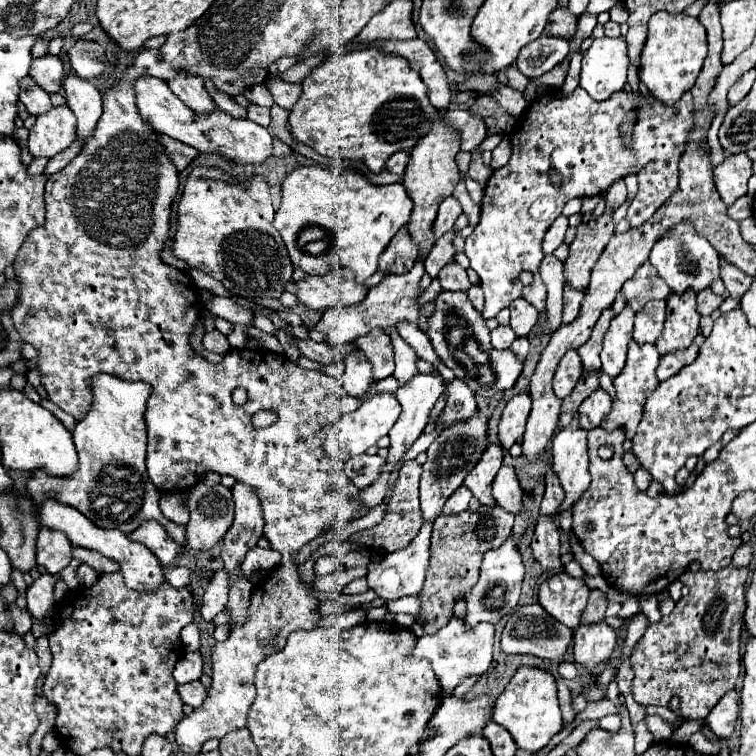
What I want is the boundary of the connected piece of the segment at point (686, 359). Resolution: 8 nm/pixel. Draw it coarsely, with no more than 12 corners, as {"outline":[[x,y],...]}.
{"outline":[[693,343],[661,357],[657,367],[659,381],[679,373],[699,355]]}

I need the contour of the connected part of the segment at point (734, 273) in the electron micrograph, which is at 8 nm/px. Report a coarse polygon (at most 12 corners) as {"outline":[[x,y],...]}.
{"outline":[[721,261],[721,279],[737,301],[747,293],[753,277]]}

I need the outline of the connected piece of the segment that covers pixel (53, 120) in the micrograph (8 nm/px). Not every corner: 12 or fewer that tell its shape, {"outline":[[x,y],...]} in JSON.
{"outline":[[67,105],[37,117],[29,129],[33,157],[55,157],[73,139]]}

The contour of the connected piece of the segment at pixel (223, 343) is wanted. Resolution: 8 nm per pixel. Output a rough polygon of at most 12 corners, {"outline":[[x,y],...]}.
{"outline":[[219,331],[205,333],[203,347],[225,355],[231,347]]}

